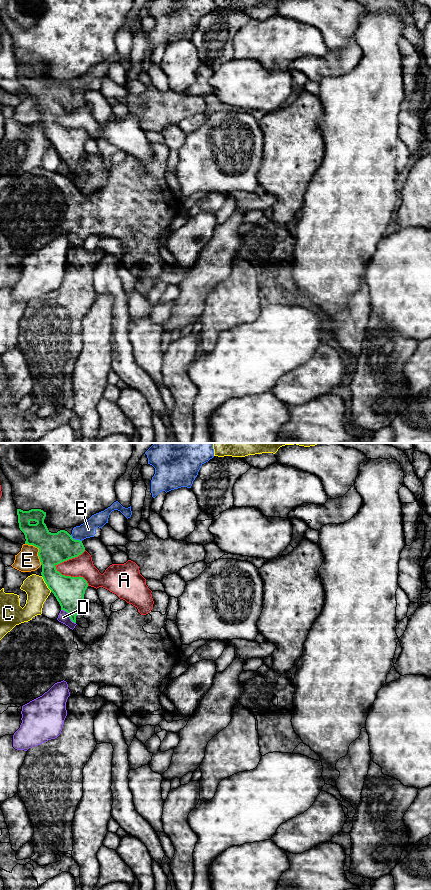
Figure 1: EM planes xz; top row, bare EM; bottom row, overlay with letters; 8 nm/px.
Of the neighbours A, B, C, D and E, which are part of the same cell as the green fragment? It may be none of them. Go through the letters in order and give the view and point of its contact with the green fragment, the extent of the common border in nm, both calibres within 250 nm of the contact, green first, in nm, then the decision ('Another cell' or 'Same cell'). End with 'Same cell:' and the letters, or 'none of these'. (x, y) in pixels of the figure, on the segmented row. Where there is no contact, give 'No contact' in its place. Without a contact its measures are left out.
A: Touches green at xz (72, 577). Shared border 320 nm. Thickness 240 nm (green) against 170 nm. Another cell
B: Touches green at xz (76, 540). Shared border 110 nm. Thickness 260 nm (green) against 130 nm. Same cell
C: Touches green at xz (46, 583). Shared border 150 nm. Thickness 240 nm (green) against 180 nm. Another cell
D: Touches green at xz (69, 616). Shared border 170 nm. Thickness 240 nm (green) against 90 nm. Another cell
E: Touches green at xz (39, 550). Shared border 220 nm. Thickness 260 nm (green) against 190 nm. Another cell
Same cell: B

